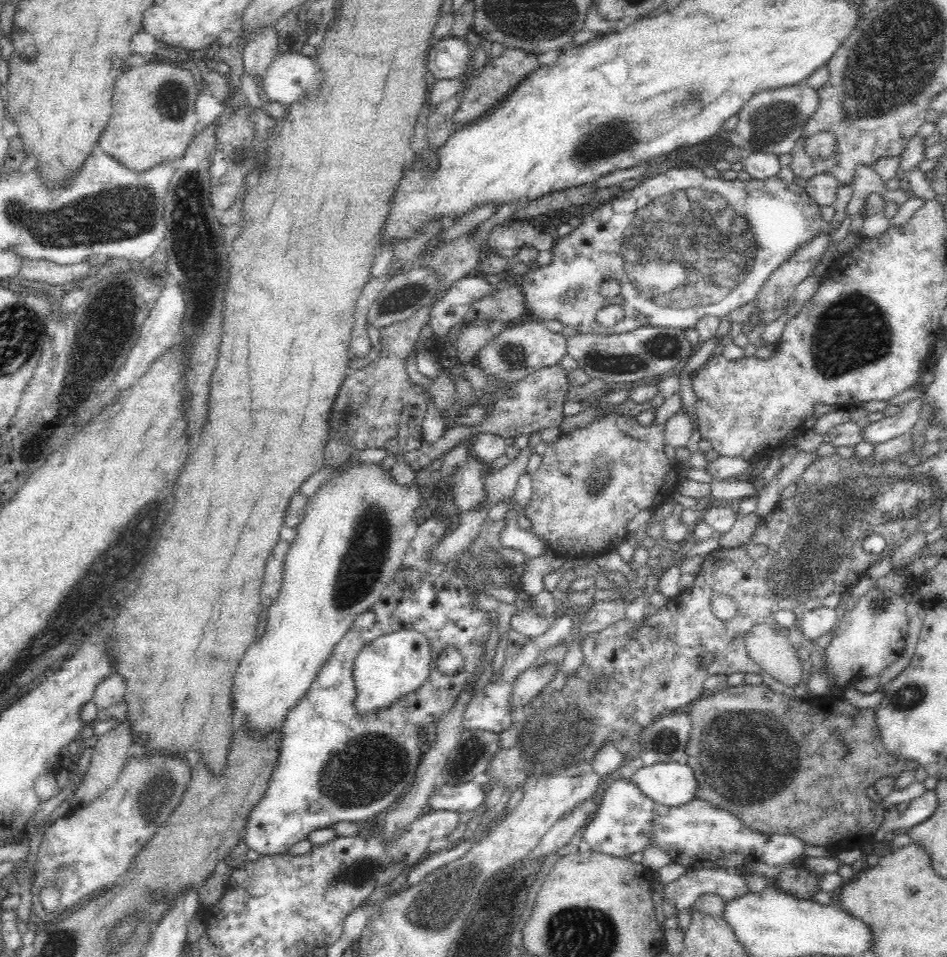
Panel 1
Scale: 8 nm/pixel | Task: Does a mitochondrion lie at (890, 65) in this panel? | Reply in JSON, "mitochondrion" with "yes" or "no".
{"mitochondrion":"yes"}

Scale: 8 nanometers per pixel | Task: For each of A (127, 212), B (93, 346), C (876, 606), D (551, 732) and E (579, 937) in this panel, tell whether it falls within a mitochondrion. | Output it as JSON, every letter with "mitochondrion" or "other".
{"A":"mitochondrion","B":"mitochondrion","C":"mitochondrion","D":"mitochondrion","E":"mitochondrion"}

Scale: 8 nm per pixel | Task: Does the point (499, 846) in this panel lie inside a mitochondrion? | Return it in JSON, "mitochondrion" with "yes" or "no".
{"mitochondrion":"no"}

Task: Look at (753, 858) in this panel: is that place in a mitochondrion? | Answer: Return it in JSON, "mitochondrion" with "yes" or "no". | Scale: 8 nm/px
{"mitochondrion":"no"}

